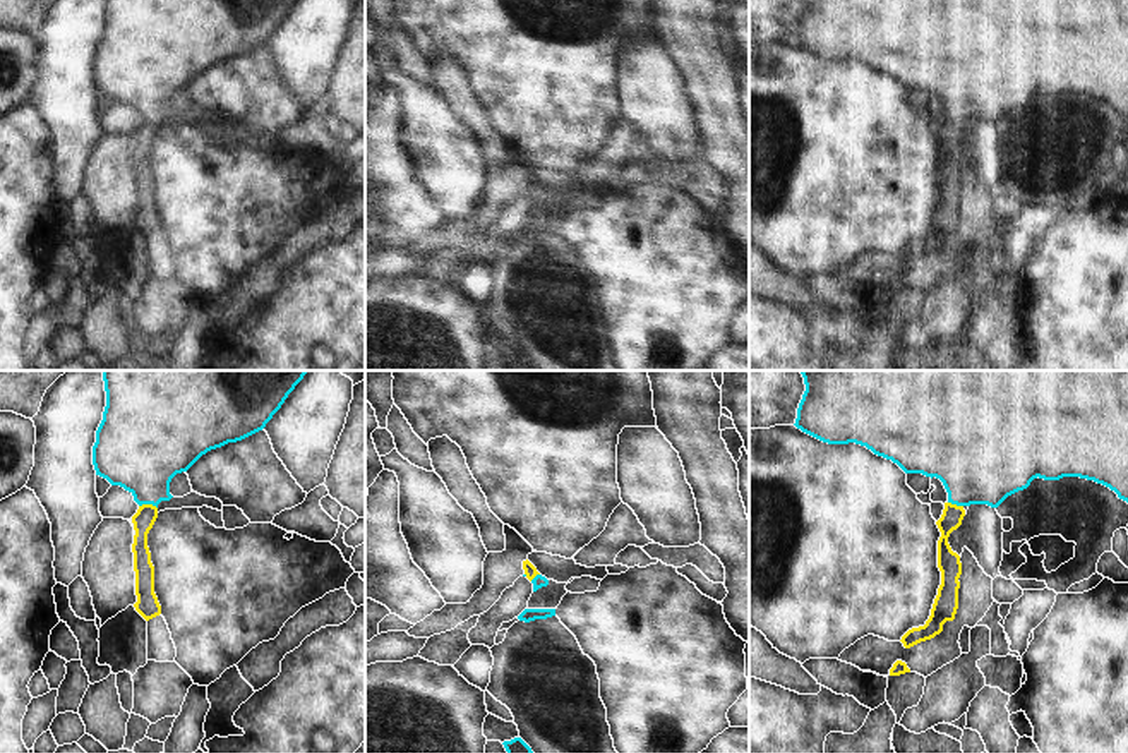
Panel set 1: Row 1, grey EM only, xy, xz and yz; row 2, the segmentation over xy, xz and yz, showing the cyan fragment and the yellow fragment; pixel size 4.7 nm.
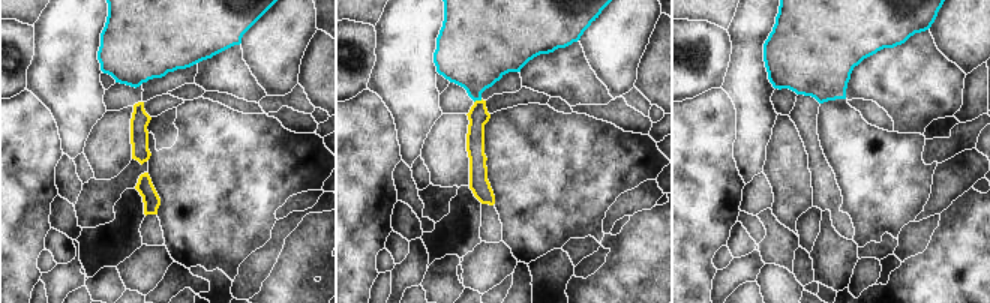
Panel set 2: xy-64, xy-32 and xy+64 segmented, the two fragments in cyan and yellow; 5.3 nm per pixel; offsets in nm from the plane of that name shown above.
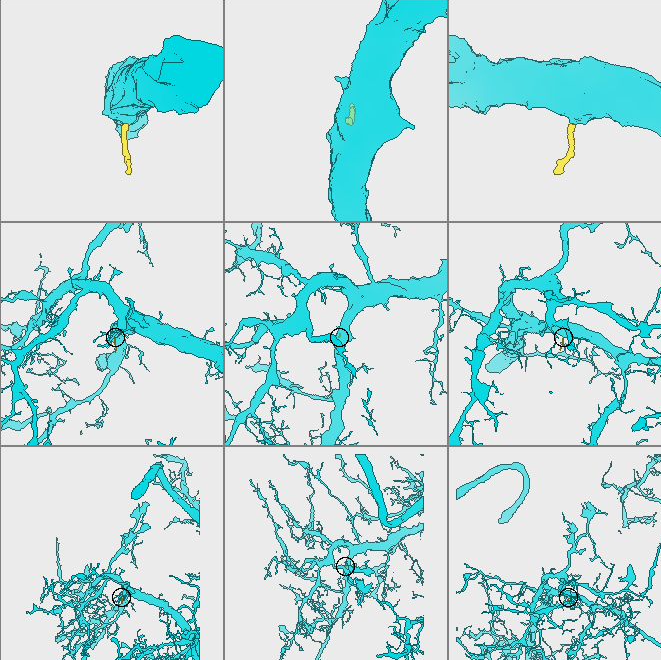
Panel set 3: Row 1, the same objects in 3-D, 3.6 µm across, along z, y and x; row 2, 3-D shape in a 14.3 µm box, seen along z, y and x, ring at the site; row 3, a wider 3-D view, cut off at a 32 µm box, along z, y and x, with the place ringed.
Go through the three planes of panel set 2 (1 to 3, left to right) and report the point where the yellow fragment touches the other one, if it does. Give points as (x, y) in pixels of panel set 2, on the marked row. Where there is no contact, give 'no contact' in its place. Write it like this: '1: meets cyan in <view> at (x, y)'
1: no contact
2: meets cyan in xy-32 at (477, 99)
3: no contact

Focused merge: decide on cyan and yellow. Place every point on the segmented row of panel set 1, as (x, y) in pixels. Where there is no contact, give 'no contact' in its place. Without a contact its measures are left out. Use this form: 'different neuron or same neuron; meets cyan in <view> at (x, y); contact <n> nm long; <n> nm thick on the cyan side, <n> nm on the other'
same neuron; meets cyan in xy at (148, 503); contact 90 nm long; 380 nm thick on the cyan side, 100 nm on the other

